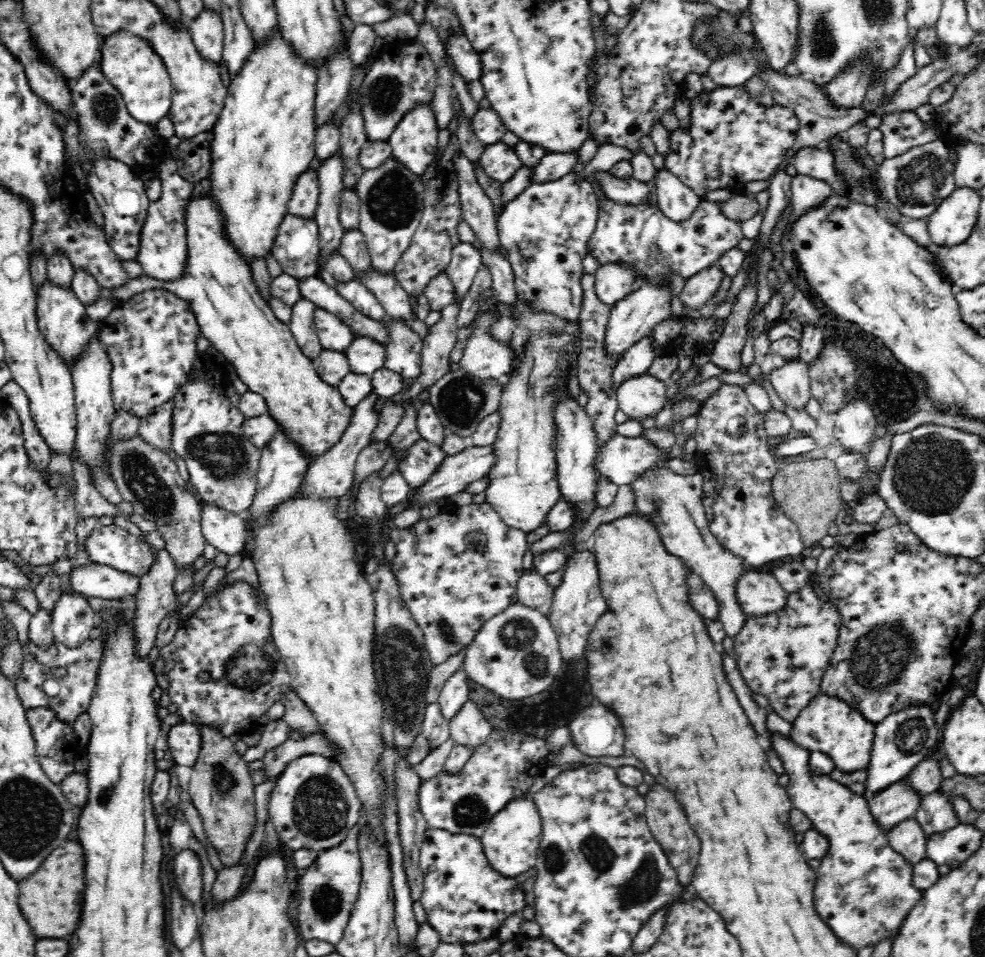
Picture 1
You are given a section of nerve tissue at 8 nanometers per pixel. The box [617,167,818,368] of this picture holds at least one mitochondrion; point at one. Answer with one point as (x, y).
(656, 253)

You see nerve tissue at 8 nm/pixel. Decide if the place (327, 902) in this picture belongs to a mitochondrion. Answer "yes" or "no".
yes

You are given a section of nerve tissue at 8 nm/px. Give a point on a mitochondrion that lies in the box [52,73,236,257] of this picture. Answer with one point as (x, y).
(104, 105)

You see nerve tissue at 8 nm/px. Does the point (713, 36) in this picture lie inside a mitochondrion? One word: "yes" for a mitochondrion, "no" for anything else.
yes

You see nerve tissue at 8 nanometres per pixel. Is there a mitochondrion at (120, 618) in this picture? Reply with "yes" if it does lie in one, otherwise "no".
no

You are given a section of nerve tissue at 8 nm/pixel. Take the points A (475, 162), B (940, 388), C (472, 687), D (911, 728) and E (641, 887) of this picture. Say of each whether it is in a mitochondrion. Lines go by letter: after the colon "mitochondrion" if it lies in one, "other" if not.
A: other
B: other
C: other
D: mitochondrion
E: mitochondrion

